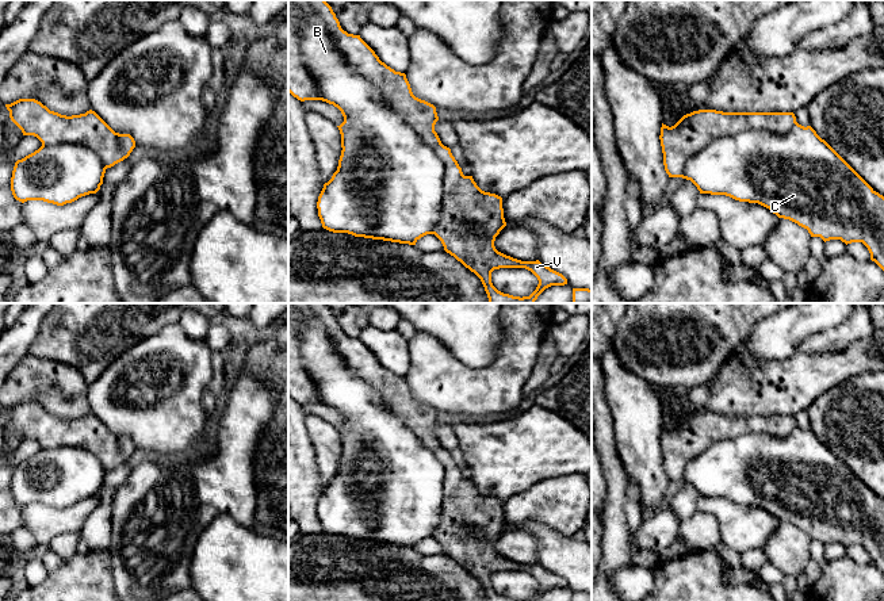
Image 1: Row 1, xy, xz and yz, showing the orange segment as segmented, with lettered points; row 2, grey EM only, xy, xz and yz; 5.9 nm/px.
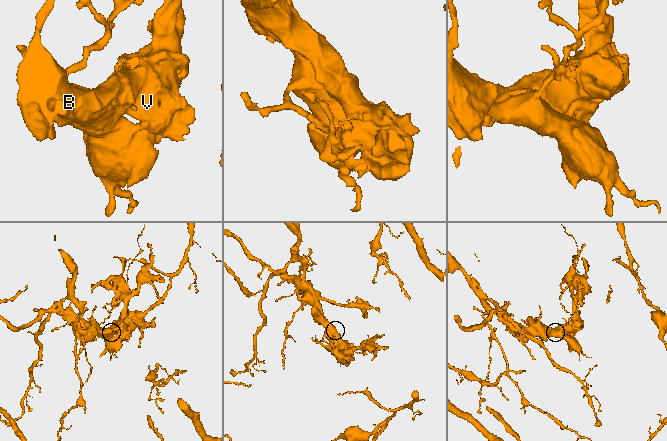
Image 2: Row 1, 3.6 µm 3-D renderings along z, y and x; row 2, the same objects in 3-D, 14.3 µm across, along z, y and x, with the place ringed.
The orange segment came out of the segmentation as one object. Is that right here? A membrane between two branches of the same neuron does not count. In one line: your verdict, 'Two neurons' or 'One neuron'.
Two neurons

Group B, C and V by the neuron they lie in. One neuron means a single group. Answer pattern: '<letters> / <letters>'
B C / V

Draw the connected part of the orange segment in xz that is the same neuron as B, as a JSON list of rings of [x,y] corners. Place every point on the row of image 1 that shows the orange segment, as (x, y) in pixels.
[[[294,0],[303,19],[301,55],[317,83],[319,100],[337,107],[344,122],[337,171],[324,184],[317,208],[322,227],[333,233],[416,245],[439,222],[444,162],[341,55],[311,0]]]

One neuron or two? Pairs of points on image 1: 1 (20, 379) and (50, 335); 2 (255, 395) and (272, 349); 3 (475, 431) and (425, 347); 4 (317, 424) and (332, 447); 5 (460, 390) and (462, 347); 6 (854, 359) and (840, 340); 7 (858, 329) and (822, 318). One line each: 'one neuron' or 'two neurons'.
1: two neurons
2: two neurons
3: two neurons
4: one neuron
5: two neurons
6: two neurons
7: two neurons

